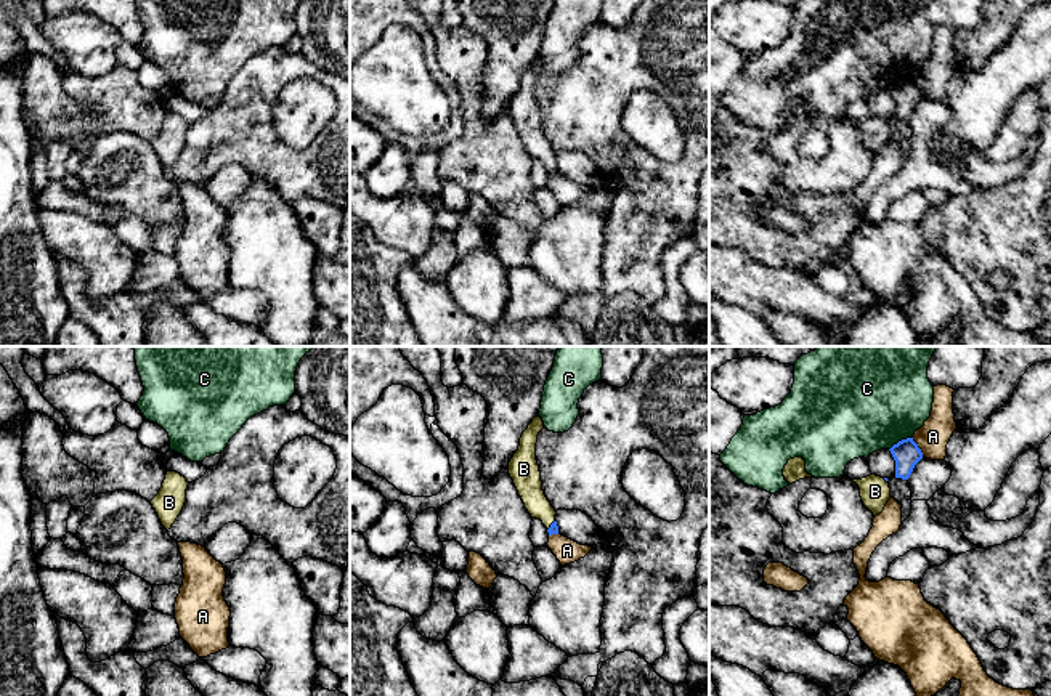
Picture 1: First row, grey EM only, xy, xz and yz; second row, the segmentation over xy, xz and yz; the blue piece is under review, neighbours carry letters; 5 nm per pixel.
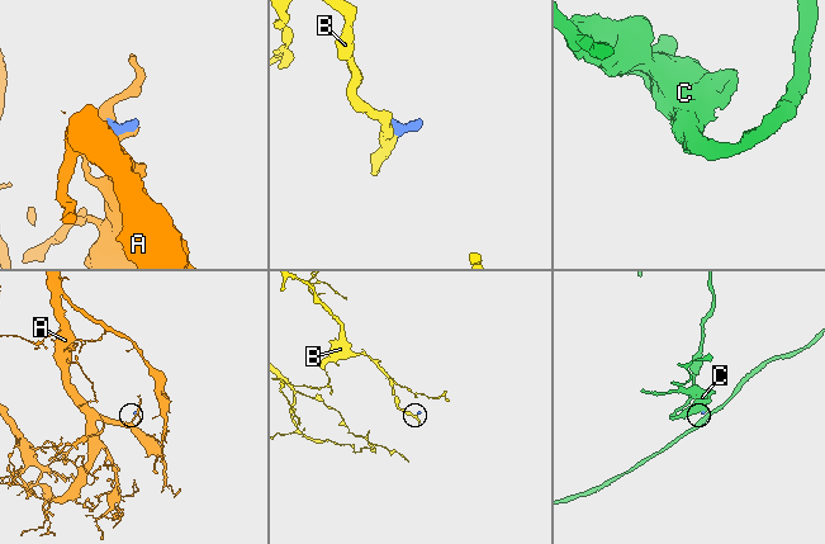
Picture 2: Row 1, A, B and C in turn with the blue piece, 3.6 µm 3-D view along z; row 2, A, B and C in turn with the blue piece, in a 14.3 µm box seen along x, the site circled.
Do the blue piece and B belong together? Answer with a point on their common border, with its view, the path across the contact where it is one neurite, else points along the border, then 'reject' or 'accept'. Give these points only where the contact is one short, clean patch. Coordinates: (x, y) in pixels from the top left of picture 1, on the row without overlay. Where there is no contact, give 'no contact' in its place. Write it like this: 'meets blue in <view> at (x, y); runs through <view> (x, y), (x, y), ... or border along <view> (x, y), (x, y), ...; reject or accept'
meets blue in xz at (551, 165); runs through xz (554, 170), (551, 165), (528, 124); accept

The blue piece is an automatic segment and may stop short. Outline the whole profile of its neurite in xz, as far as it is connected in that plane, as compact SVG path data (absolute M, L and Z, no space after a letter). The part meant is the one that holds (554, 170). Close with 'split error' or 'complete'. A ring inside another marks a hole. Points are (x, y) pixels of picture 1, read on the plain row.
M538 56L528 66L520 79L518 91L509 103L509 115L521 138L525 149L531 159L541 160L549 176L558 175L555 162L555 149L542 132L541 112L536 101L538 75L544 69L542 59Z; split error

